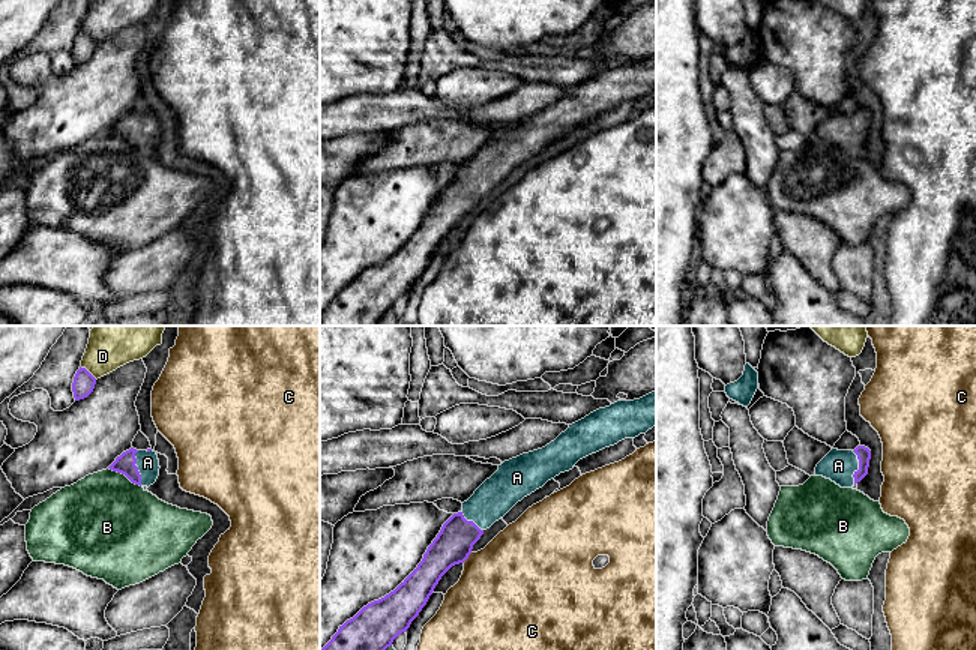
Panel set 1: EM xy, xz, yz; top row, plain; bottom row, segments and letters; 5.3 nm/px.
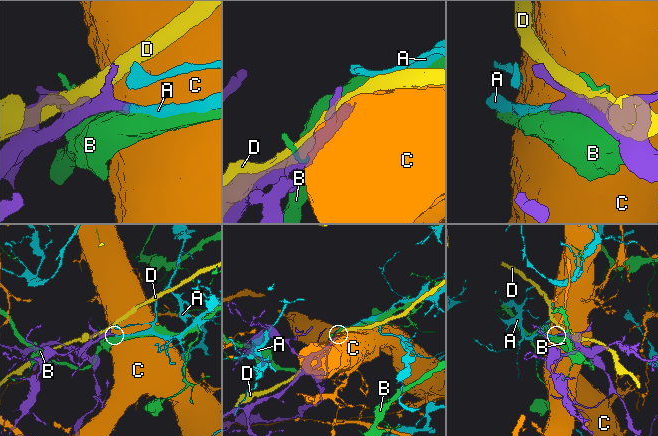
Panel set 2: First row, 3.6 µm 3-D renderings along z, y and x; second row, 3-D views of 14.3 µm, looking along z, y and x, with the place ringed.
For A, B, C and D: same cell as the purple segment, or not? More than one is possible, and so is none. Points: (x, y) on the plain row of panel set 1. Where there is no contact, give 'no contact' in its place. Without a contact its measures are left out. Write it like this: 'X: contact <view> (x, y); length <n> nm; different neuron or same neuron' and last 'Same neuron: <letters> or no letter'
A: contact xy (137, 132); length 190 nm; same neuron
B: contact xy (125, 138); length 200 nm; different neuron
C: contact xz (467, 221); length 80 nm; different neuron
D: contact xy (87, 35); length 120 nm; different neuron
Same neuron: A

